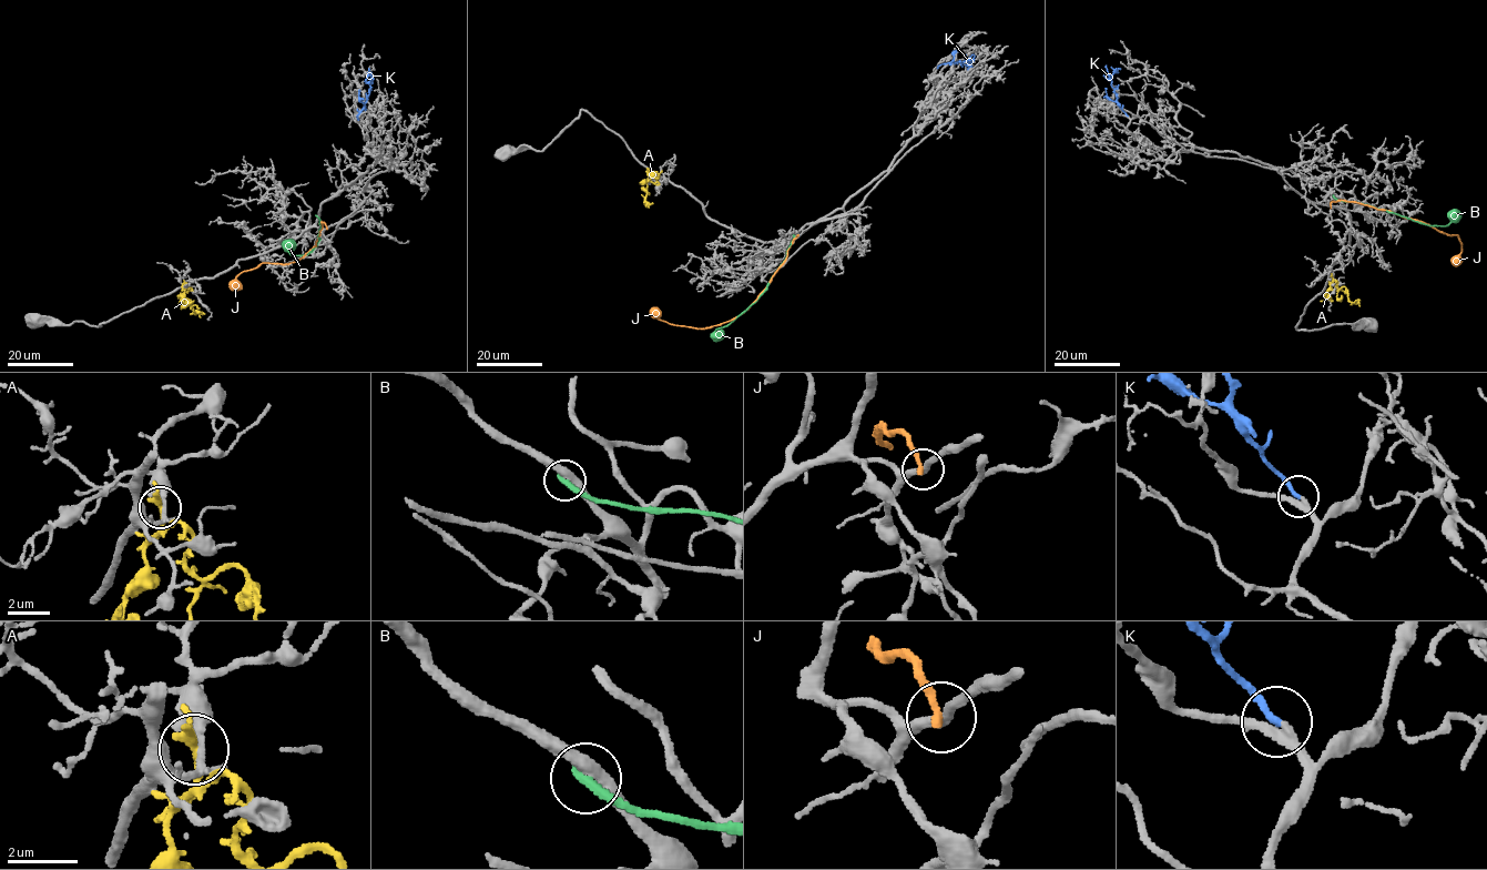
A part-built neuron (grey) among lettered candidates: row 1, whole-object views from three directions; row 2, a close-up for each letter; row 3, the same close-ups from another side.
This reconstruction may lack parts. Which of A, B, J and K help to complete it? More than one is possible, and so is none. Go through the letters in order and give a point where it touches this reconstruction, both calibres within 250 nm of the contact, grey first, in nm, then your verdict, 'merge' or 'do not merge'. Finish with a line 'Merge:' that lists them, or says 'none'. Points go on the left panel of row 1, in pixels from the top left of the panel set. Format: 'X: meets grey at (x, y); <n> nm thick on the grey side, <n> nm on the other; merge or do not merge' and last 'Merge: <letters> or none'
A: meets grey at (182, 284); 200 nm thick on the grey side, 180 nm on the other; do not merge
B: meets grey at (318, 218); 380 nm thick on the grey side, 320 nm on the other; do not merge
J: meets grey at (327, 228); 280 nm thick on the grey side, 240 nm on the other; do not merge
K: meets grey at (358, 119); 240 nm thick on the grey side, 240 nm on the other; merge
Merge: K

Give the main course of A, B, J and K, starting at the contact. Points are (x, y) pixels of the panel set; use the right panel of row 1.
A: (1332, 277), (1332, 282), (1335, 281), (1338, 289), (1346, 289), (1348, 300), (1354, 303)
B: (1334, 196), (1427, 225), (1447, 225), (1459, 211)
J: (1331, 206), (1333, 201), (1358, 202), (1458, 236), (1462, 244), (1459, 262), (1455, 266)
K: (1128, 115), (1117, 101), (1110, 77), (1120, 68)

